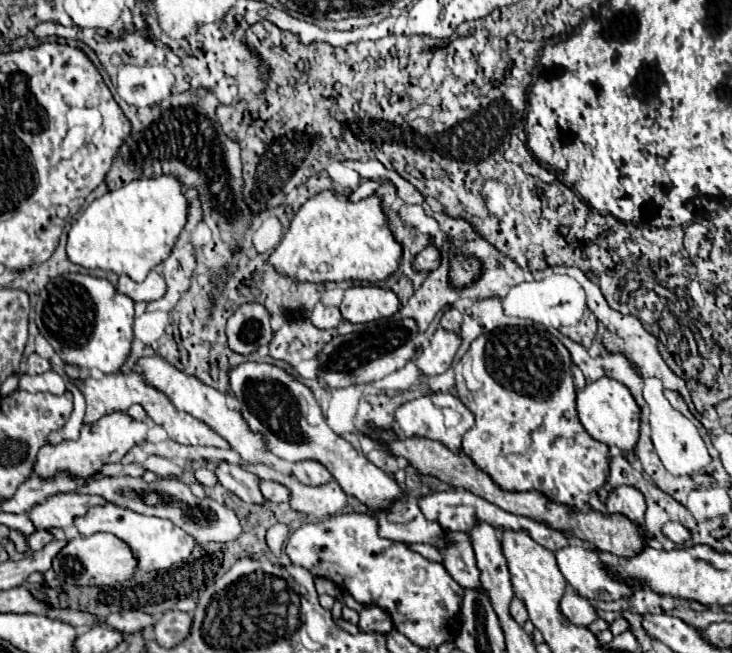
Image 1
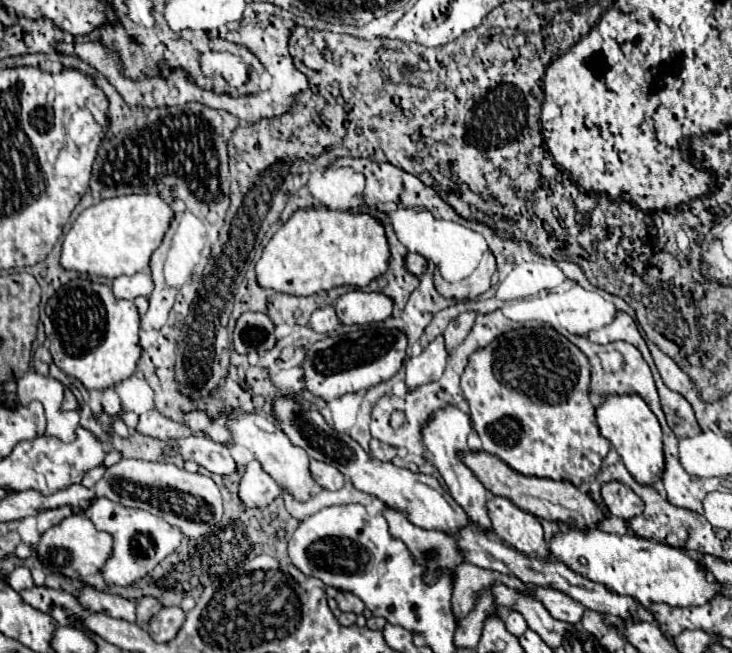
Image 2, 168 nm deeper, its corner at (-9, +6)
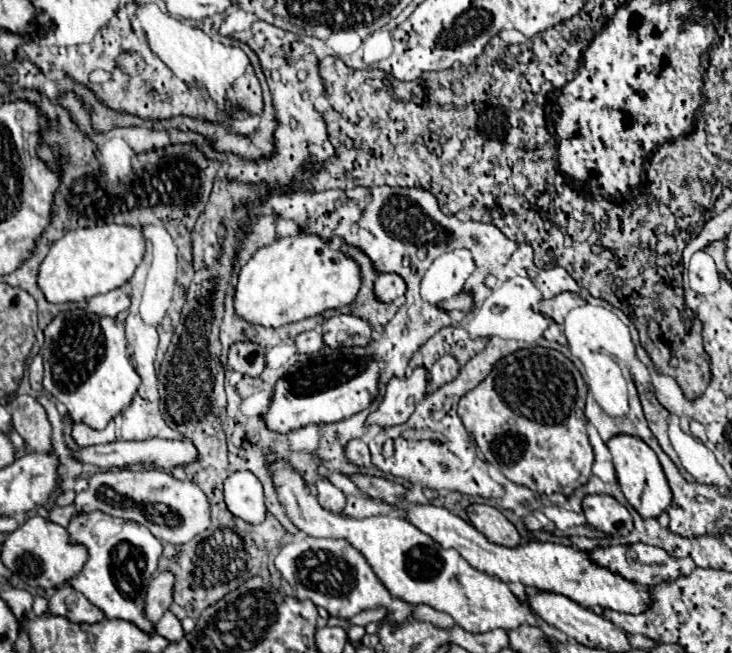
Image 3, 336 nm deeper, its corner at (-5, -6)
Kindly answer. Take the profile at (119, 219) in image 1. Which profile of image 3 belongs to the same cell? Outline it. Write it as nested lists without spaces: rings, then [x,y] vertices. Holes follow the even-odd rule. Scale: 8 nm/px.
[[[103,224],[69,230],[53,244],[39,268],[39,288],[49,302],[79,302],[95,294],[105,294],[125,286],[145,256],[145,236],[141,226]]]

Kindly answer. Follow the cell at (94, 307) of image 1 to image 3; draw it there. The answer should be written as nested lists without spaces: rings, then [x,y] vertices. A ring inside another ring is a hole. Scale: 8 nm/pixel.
[[[85,308],[59,312],[51,320],[51,324],[45,328],[43,364],[45,364],[45,376],[43,376],[45,390],[57,402],[67,406],[67,412],[73,418],[73,422],[83,422],[95,430],[103,430],[115,414],[125,410],[131,404],[131,398],[141,384],[141,378],[135,372],[135,368],[129,360],[129,354],[127,354],[125,324],[119,322],[117,318],[97,316]]]

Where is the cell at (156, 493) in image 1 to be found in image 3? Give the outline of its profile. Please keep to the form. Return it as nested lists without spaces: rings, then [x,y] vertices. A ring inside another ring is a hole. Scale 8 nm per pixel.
[[[109,470],[89,478],[89,488],[75,498],[77,512],[101,510],[109,516],[143,524],[163,542],[187,544],[211,526],[211,506],[205,492],[193,482],[175,480],[165,470]]]

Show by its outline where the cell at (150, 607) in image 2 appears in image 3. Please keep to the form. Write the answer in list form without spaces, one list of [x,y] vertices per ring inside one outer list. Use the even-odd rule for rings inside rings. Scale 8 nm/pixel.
[[[169,572],[159,574],[151,582],[151,586],[147,590],[147,598],[145,598],[145,608],[143,608],[143,614],[149,622],[155,624],[169,610],[169,606],[173,602],[173,598],[171,598],[173,582],[175,582],[175,578]]]

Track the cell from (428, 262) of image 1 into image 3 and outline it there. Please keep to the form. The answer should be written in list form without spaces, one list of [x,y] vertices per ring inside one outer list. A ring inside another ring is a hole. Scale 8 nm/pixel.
[[[397,272],[379,274],[375,280],[375,296],[383,302],[397,302],[405,298],[405,292],[407,292],[407,284]]]

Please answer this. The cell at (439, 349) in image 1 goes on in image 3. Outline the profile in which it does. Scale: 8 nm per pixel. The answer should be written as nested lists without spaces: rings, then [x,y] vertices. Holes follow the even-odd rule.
[[[417,366],[409,378],[391,378],[381,406],[369,414],[367,424],[379,424],[383,428],[403,424],[411,414],[417,402],[427,394],[429,372],[423,366]]]

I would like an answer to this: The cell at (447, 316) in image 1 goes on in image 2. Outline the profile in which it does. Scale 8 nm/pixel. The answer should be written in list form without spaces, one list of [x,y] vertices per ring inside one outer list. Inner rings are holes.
[[[463,312],[447,326],[443,338],[445,338],[445,348],[449,354],[457,348],[457,344],[461,344],[461,340],[465,340],[465,336],[471,332],[473,324],[475,324],[475,312]]]

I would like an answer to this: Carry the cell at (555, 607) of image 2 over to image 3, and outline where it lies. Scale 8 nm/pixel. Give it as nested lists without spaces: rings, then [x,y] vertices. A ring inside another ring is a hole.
[[[285,458],[267,462],[267,468],[289,520],[307,536],[347,538],[369,560],[373,572],[377,572],[379,580],[389,588],[389,592],[393,592],[393,596],[411,604],[427,604],[435,610],[447,612],[455,618],[457,626],[473,634],[491,632],[495,628],[511,630],[519,628],[521,624],[541,624],[541,618],[525,600],[519,600],[511,592],[507,582],[499,580],[497,576],[477,572],[461,558],[459,552],[441,548],[407,520],[395,516],[371,516],[355,520],[329,512],[317,502],[317,496],[311,494],[303,474]]]

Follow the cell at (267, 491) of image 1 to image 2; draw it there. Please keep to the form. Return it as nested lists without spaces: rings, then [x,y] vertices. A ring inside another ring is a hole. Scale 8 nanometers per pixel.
[[[251,460],[245,466],[239,482],[239,498],[245,506],[265,508],[279,496],[279,492],[279,484],[261,468],[257,460]]]

